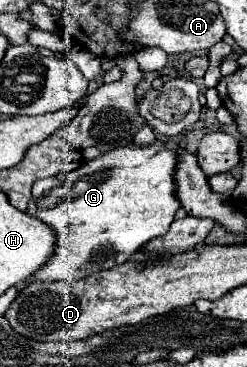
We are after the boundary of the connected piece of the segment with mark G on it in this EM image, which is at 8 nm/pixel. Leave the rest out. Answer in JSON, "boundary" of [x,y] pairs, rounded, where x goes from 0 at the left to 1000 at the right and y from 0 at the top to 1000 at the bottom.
{"boundary":[[[628,384],[595,401],[482,401],[393,433],[352,439],[312,466],[239,471],[198,488],[142,493],[109,580],[215,624],[231,646],[231,673],[198,711],[158,738],[142,738],[142,749],[126,749],[93,777],[134,766],[247,766],[271,755],[296,755],[304,766],[344,760],[417,733],[449,733],[522,711],[530,695],[563,684],[595,657],[668,640],[676,619],[709,597],[709,575],[733,564],[709,542],[709,444],[717,422],[700,411],[676,411],[652,384]]]}

